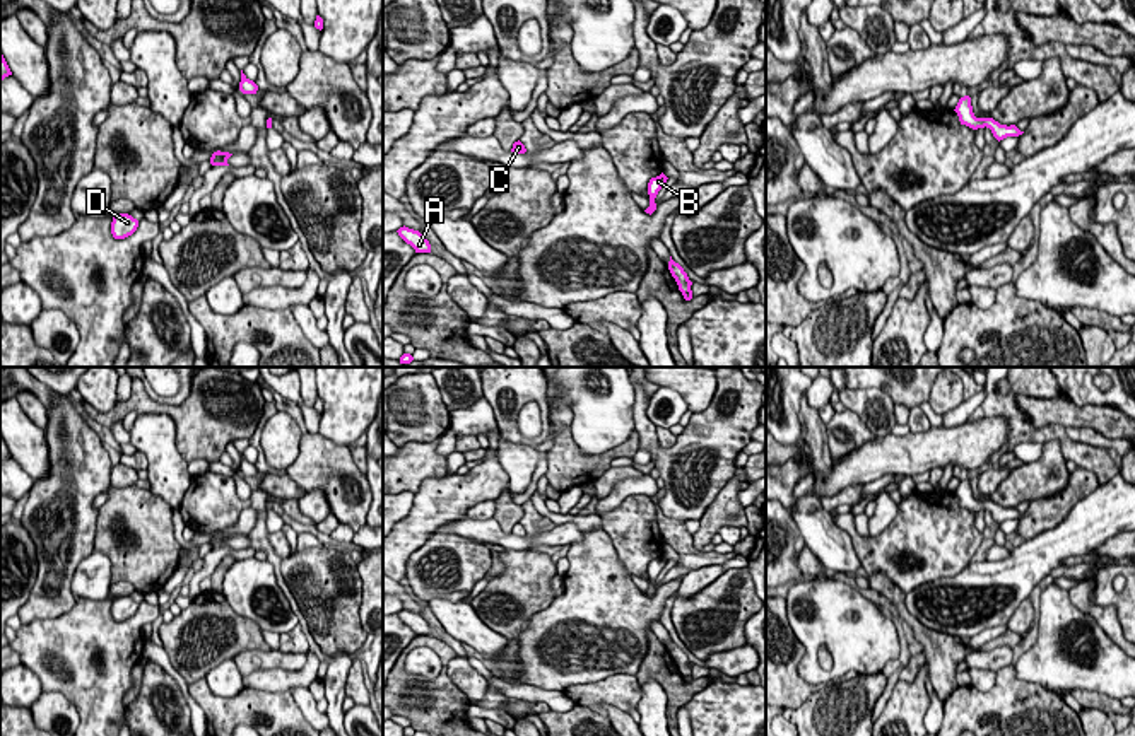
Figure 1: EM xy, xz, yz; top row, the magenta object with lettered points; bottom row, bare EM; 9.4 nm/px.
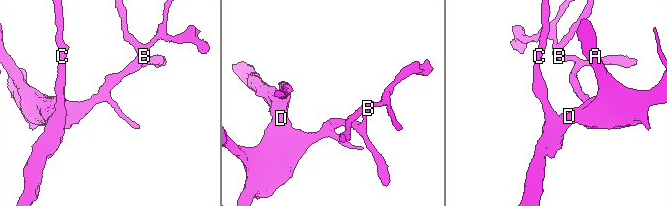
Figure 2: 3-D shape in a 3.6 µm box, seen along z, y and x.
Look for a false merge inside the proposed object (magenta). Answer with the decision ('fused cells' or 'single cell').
single cell

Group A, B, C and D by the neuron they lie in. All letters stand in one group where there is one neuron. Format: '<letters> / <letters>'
A B C D

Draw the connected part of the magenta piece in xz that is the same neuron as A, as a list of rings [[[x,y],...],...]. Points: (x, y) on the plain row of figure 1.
[[[403,608],[397,615],[407,627],[410,627],[415,632],[415,635],[431,635],[429,623],[419,613]]]

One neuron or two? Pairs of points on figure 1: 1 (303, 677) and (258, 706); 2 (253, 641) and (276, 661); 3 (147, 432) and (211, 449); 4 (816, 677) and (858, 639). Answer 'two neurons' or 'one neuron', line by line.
1: two neurons
2: two neurons
3: two neurons
4: one neuron

